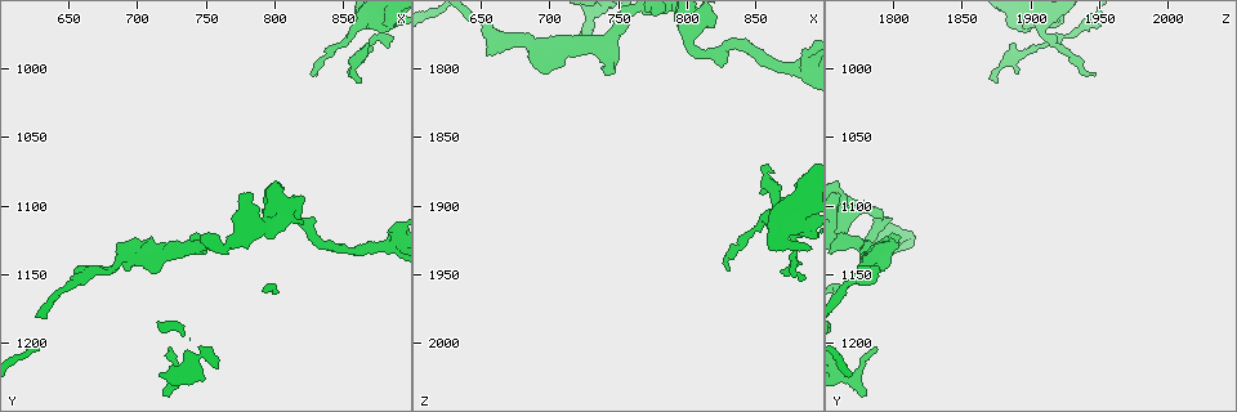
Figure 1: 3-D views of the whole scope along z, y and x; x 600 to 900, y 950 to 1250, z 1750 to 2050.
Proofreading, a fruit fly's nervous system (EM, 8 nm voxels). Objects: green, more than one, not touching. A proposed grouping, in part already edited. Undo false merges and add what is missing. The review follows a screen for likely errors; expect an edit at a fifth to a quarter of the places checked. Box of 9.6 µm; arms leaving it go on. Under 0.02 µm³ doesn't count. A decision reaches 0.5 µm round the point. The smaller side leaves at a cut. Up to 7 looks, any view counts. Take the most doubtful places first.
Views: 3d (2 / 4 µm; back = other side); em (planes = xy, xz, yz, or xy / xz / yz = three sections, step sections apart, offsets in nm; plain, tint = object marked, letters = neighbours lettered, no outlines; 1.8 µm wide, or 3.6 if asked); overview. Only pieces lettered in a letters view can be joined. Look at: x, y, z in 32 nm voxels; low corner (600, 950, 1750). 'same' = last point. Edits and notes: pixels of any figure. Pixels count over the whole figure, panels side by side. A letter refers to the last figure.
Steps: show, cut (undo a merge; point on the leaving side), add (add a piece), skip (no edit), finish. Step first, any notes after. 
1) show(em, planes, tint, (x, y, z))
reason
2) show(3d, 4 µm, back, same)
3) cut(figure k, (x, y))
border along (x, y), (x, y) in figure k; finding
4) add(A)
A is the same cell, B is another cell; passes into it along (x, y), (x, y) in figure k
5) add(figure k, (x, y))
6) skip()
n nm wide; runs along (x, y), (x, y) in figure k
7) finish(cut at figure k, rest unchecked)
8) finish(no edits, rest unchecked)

show(3d, 4 µm, (656, 1148, 1790))
branch stops here

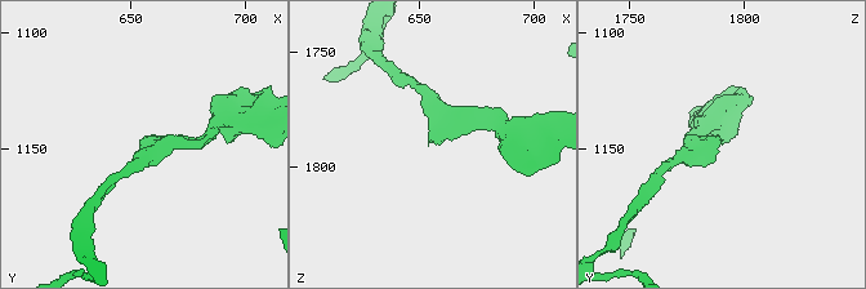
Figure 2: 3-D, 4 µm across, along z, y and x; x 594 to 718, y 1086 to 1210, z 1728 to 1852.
show(em, xz, step 16, letters, (655, 1147, 1789))

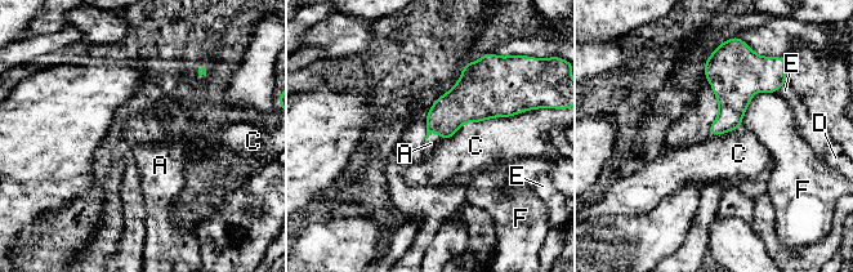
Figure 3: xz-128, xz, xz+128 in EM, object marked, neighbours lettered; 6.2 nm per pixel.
show(em, planes, letters, same)
another direction

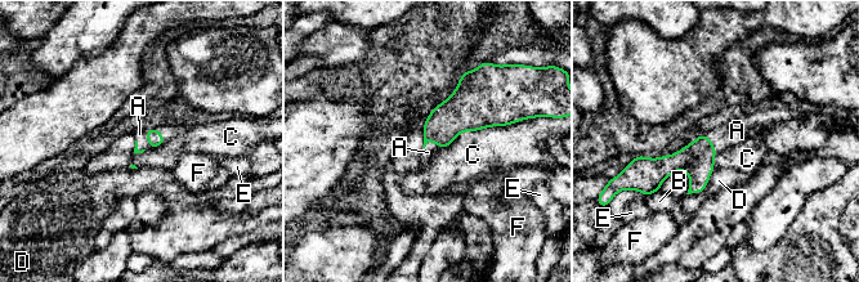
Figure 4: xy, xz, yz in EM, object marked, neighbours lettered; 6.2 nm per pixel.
add(A)
C touches over 500 nm; A is the same cell, B, C, D, E and F are other cells; passes into it along (457, 113), (429, 139), (428, 152) in figure 4; it goes on there

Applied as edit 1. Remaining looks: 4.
show(overview)

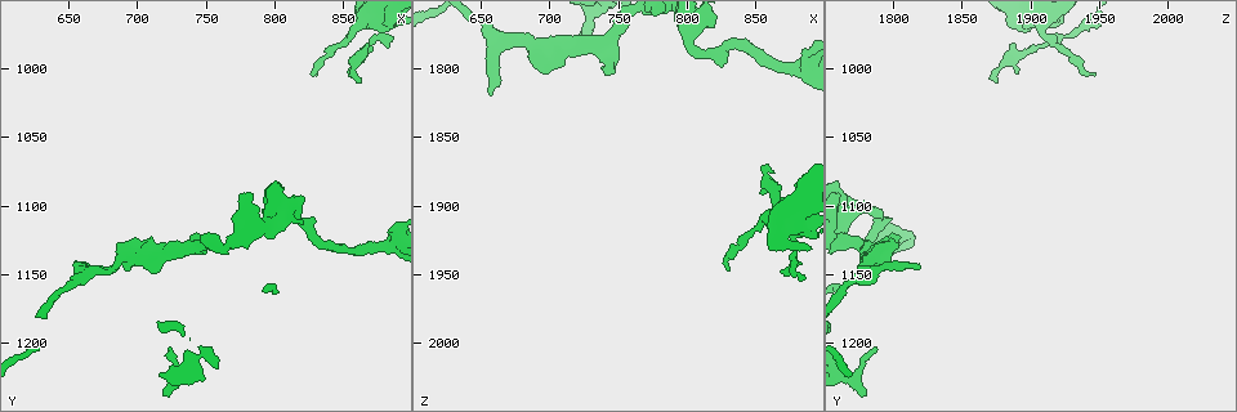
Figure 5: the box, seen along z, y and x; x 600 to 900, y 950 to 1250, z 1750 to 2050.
show(3d, 2 µm, (724, 1204, 1786))
thin end

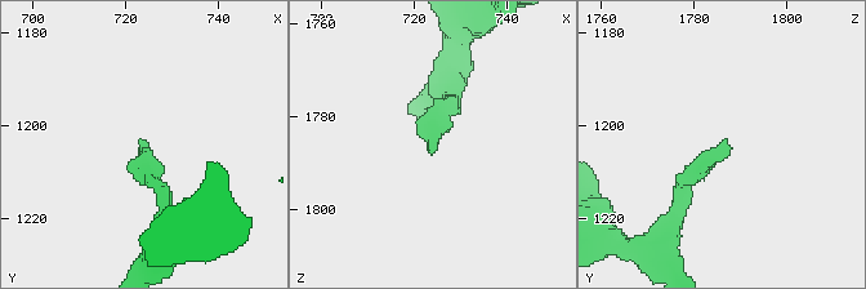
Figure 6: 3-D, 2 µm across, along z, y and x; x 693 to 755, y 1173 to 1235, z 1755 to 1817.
show(em, planes, letters, (725, 1204, 1786))

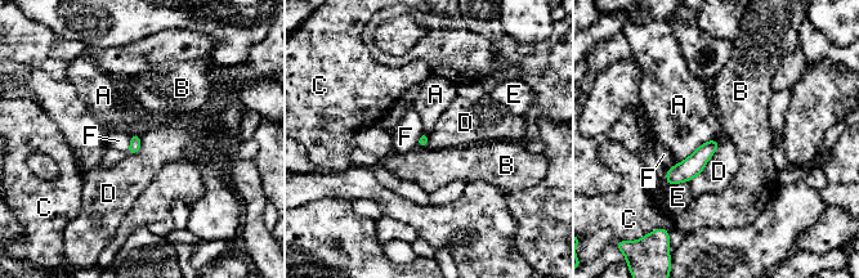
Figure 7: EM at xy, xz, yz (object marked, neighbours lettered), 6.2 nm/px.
skip()
A, B, C, D, E and F are other cells; border along (716, 138), (716, 151), (689, 180) in figure 7; no lettered piece goes on from it

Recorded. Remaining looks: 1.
finish(add at figure 4, rest unchecked)

